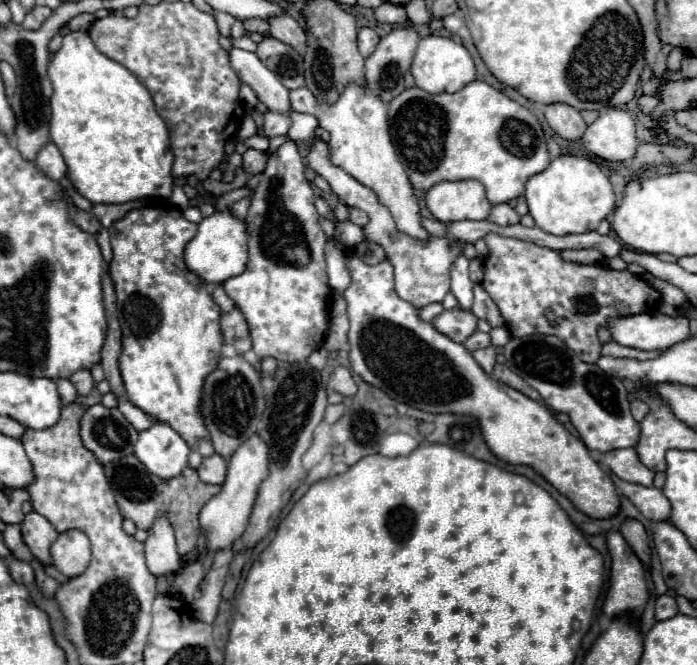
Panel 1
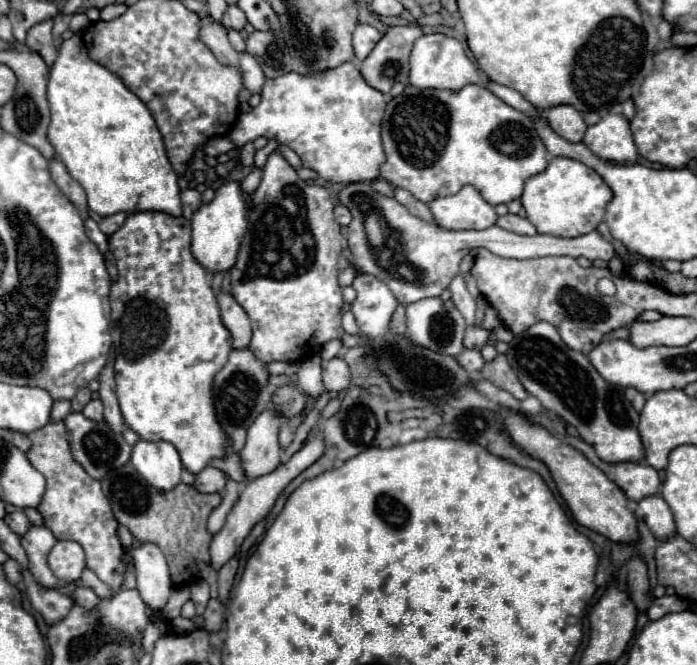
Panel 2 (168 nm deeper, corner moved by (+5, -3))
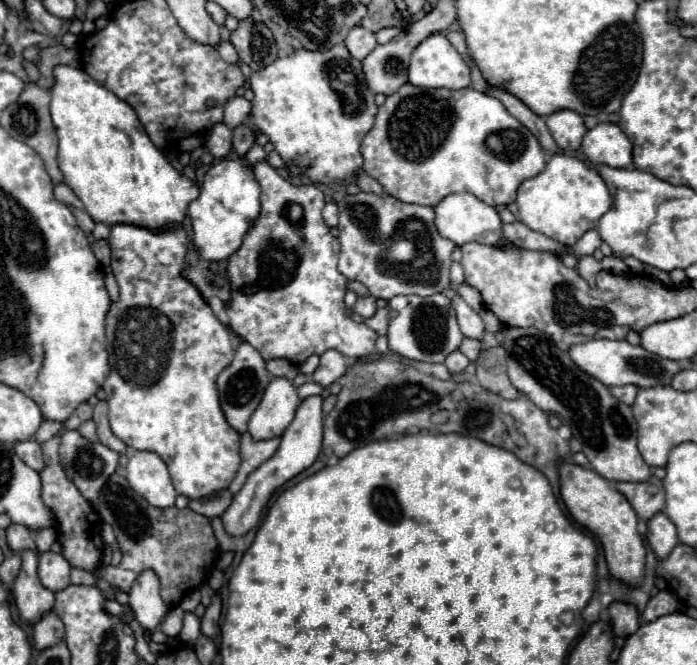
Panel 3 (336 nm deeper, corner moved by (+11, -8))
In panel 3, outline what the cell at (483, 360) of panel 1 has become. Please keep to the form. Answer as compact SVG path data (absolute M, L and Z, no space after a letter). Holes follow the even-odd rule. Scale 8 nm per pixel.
M456 350L456 352L452 352L448 358L446 358L446 368L452 372L452 374L456 374L456 372L462 372L466 366L470 364L470 360L460 352L460 350Z

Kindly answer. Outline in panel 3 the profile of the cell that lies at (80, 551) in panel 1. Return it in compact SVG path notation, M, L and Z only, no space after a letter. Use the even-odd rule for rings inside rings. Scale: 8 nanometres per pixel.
M44 552L38 562L38 576L44 588L56 592L70 584L70 564L58 552Z

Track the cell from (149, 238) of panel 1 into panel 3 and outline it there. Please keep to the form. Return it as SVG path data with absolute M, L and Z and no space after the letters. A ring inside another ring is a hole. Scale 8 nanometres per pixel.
M116 224L110 230L110 248L112 248L112 270L116 276L116 282L120 286L120 298L118 302L114 302L108 310L106 316L106 346L108 346L108 356L110 356L110 374L104 380L104 392L108 394L108 420L112 424L112 432L116 432L116 436L120 436L120 440L124 440L124 444L132 446L134 450L150 450L156 452L168 466L174 488L178 490L178 494L184 494L188 498L204 498L214 494L216 490L228 488L228 484L232 482L232 478L236 476L236 470L240 466L240 456L238 456L238 448L240 448L240 434L228 426L222 410L220 410L220 402L218 402L218 392L216 392L216 376L232 362L234 358L234 348L232 348L232 340L230 340L230 332L228 328L214 316L212 308L208 306L208 302L200 296L200 290L188 280L184 278L184 268L188 266L188 234L182 228L182 224L166 224L160 230L150 230L144 226L134 226L134 224Z

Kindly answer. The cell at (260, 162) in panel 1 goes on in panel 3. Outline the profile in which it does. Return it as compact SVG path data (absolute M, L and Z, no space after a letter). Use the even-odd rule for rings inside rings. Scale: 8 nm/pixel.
M244 124L236 126L236 128L232 130L232 134L234 134L234 138L232 138L232 148L234 148L234 152L238 154L238 158L244 158L246 152L248 152L248 150L252 148L252 144L254 144L254 134L252 134L250 128L244 126Z

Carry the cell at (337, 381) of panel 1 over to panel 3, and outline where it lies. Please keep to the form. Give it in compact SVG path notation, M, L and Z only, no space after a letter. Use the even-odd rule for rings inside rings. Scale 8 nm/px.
M328 350L320 356L320 366L316 368L316 372L312 374L314 376L314 382L324 386L324 388L330 388L344 372L346 372L346 358L336 352L336 350Z

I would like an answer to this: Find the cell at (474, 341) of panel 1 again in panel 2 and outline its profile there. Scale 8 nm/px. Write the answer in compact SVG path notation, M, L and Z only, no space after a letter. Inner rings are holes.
M468 327L466 337L464 337L464 347L480 351L488 343L488 335L490 333L486 329L482 329L482 327Z

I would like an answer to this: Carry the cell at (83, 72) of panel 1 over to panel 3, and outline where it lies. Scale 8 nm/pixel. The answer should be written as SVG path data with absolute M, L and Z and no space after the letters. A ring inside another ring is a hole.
M66 64L54 68L54 86L50 88L50 96L50 114L60 142L58 166L64 174L64 182L76 192L94 222L104 222L108 226L138 224L158 230L168 222L182 222L186 218L188 204L196 200L198 188L192 180L180 176L170 166L140 124L136 128L132 126L134 120L128 120L128 116L136 116L136 112L124 100L118 100L110 90L96 84L96 80L92 80L84 70Z

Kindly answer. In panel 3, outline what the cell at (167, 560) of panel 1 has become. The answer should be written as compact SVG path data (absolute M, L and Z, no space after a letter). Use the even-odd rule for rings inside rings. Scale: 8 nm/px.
M152 570L140 572L128 596L130 608L134 610L134 616L144 630L152 632L168 614L168 606L160 598L160 580Z

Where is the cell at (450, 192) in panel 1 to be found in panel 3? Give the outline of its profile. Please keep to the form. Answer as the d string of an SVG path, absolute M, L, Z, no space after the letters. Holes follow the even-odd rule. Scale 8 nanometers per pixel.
M454 192L446 196L444 200L440 200L440 204L434 206L434 212L436 212L436 220L434 220L436 230L440 232L440 236L456 242L456 246L464 246L466 242L494 244L498 238L502 238L500 232L502 220L498 212L468 192Z

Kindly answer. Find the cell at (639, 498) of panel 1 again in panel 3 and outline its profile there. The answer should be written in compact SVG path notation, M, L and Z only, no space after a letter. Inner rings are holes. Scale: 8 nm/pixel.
M662 512L652 516L646 524L648 524L648 534L646 536L648 536L648 542L654 550L654 554L658 558L666 558L672 552L672 548L678 544L676 526Z

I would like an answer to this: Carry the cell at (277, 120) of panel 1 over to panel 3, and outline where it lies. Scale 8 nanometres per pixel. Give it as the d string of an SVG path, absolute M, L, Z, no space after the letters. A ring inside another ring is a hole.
M334 46L326 52L296 50L292 56L278 58L274 64L260 72L252 72L250 88L254 90L252 100L252 122L248 128L254 134L266 134L274 144L276 152L284 162L294 162L304 176L320 184L344 184L358 170L362 170L364 158L360 156L360 140L370 132L378 106L374 94L368 90L362 74L362 62L352 58L346 46Z

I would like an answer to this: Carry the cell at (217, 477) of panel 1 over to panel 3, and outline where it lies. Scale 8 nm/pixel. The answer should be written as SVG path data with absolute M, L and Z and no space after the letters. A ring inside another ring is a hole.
M220 490L212 496L206 496L206 498L198 498L198 500L190 500L190 508L198 514L204 514L208 518L214 518L214 516L222 516L226 512L226 508L230 506L232 502L232 494L228 490Z

